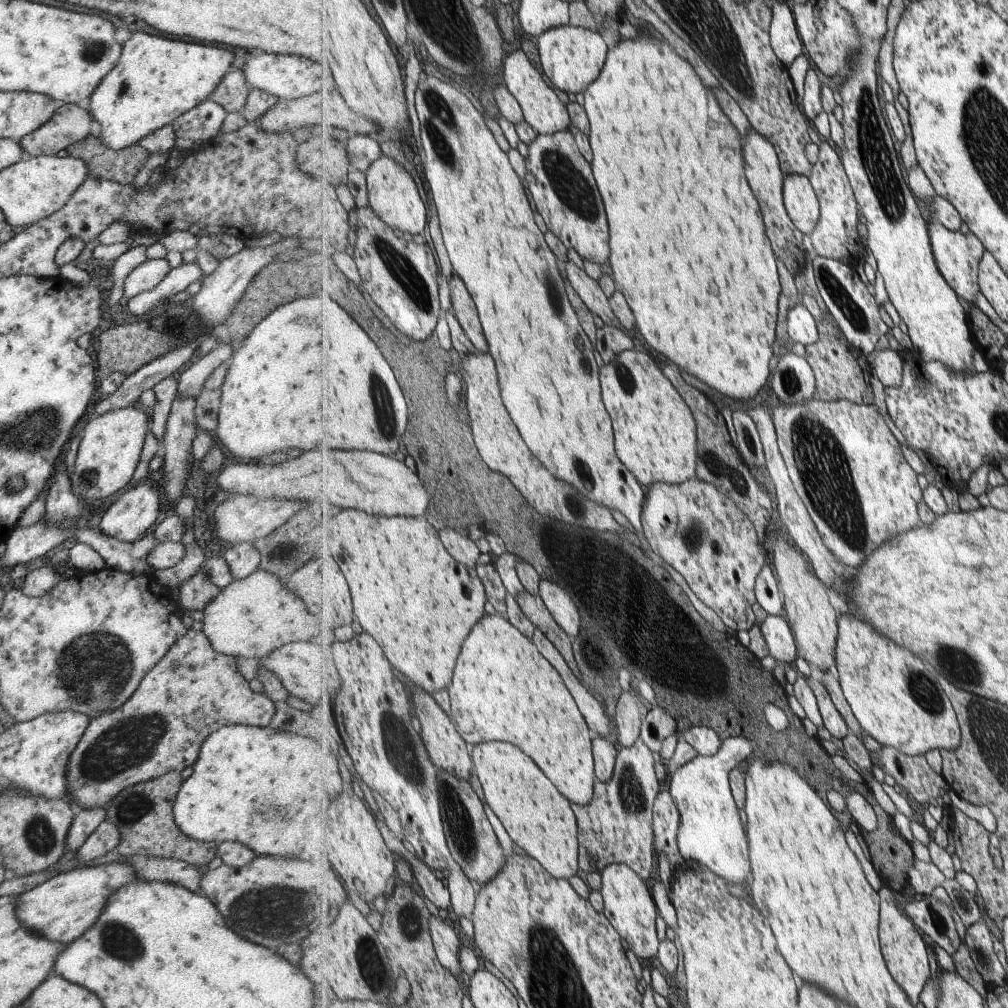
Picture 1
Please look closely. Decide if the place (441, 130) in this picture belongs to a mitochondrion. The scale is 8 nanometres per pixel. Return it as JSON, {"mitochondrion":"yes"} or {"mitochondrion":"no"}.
{"mitochondrion":"yes"}

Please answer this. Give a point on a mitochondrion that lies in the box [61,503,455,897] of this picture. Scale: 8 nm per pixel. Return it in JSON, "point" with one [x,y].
{"point":[111,752]}

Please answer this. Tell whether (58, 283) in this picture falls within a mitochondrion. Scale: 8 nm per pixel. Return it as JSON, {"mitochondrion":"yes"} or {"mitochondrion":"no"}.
{"mitochondrion":"no"}

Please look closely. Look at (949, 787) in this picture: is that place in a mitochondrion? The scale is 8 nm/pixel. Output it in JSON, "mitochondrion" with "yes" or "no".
{"mitochondrion":"no"}

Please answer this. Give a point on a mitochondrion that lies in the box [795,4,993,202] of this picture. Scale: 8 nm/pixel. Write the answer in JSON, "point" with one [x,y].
{"point":[834,57]}

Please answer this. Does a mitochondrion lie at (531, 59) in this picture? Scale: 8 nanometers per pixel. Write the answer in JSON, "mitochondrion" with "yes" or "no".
{"mitochondrion":"no"}

